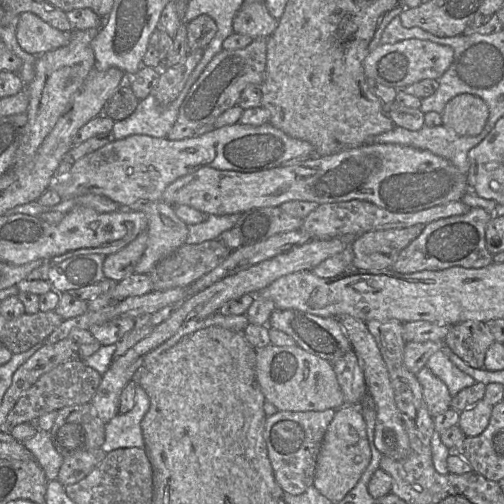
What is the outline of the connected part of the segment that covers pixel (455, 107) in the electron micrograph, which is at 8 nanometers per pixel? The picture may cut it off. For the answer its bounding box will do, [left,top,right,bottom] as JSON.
[441,93,489,136]

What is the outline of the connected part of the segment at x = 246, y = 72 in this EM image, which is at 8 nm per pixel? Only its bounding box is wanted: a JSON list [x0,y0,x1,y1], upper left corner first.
[168,37,267,140]

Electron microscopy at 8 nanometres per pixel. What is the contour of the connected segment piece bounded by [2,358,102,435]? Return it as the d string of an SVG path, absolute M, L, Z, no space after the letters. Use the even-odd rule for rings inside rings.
M73 358L43 374L8 413L3 430L11 435L12 429L22 423L36 422L41 415L61 408L90 403L101 383L102 375L86 365L81 358Z

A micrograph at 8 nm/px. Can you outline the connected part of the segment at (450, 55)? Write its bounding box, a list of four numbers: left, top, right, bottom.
[364,38,454,89]

